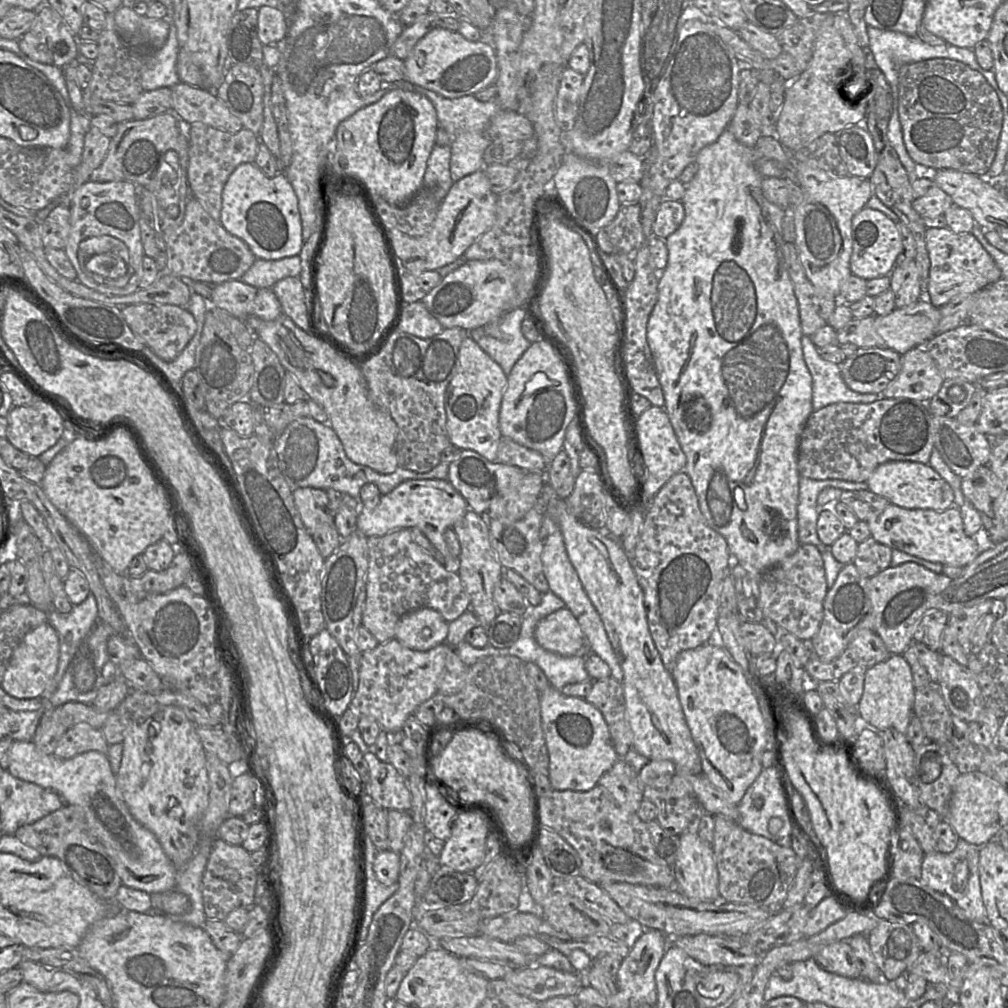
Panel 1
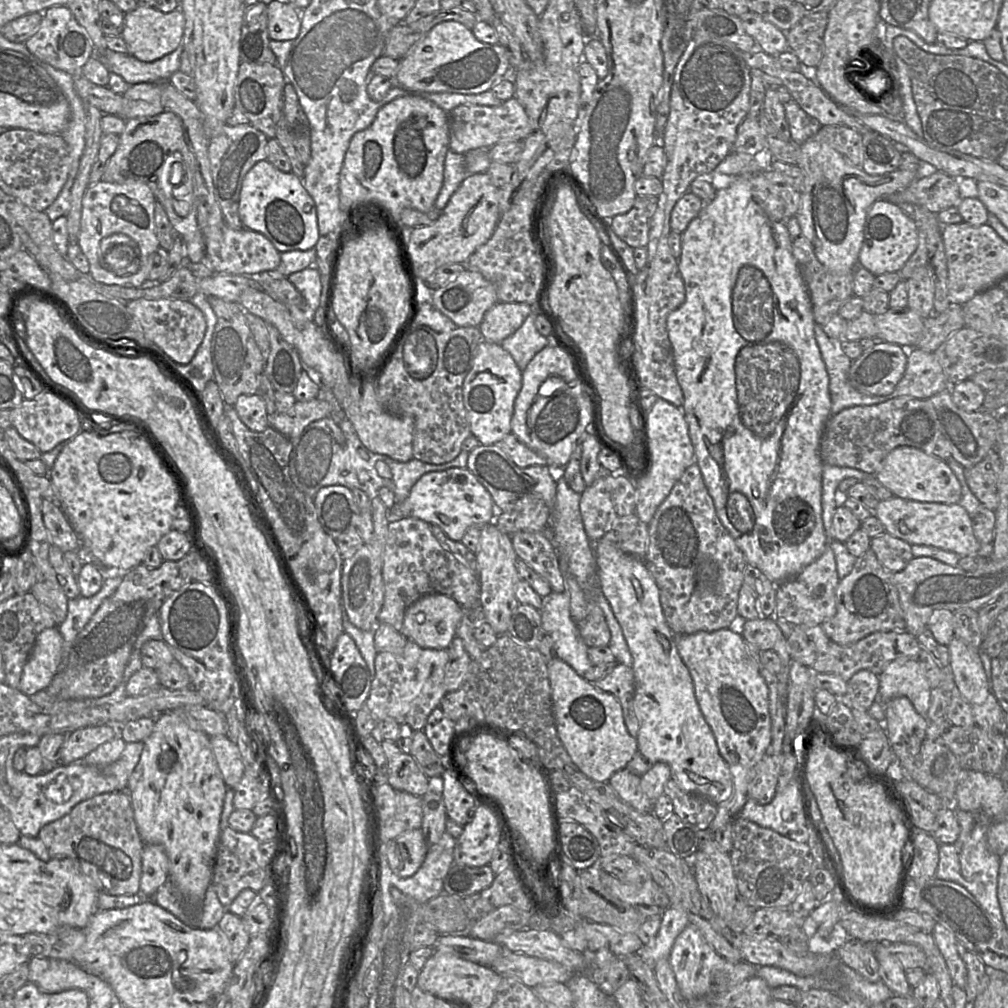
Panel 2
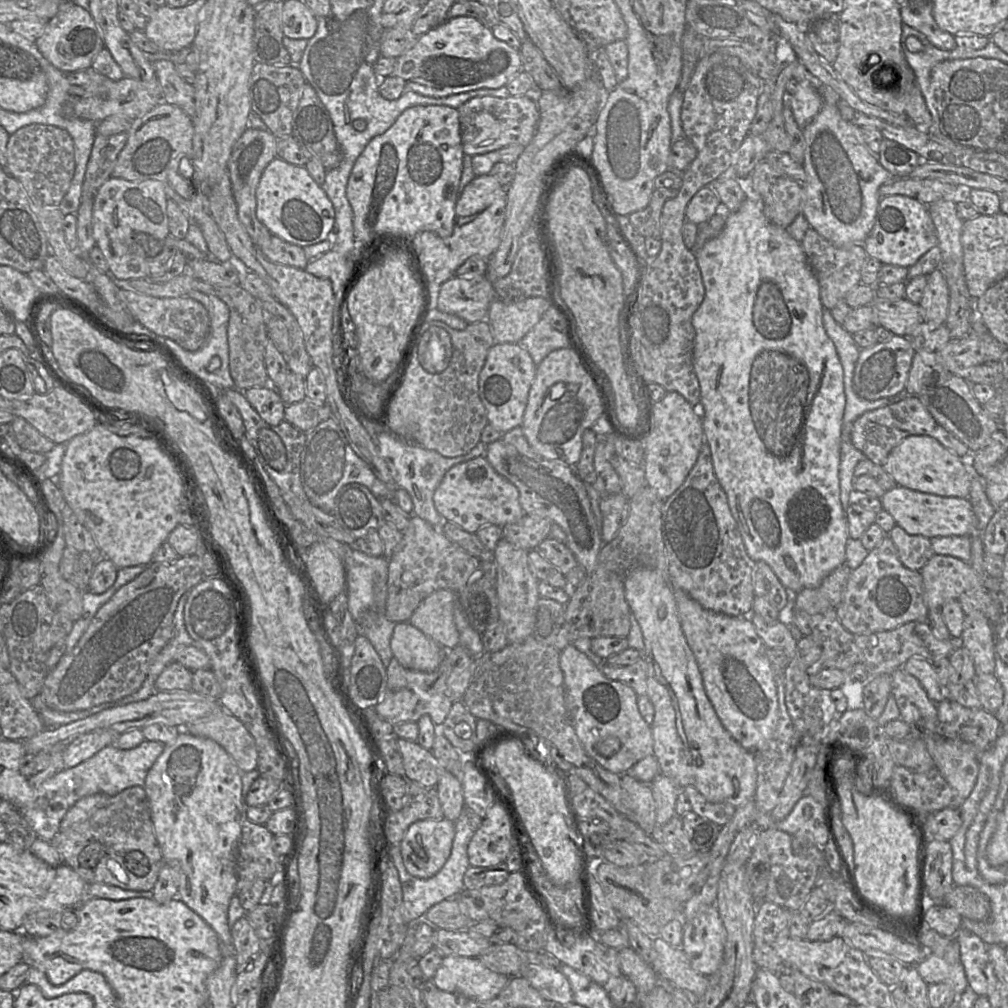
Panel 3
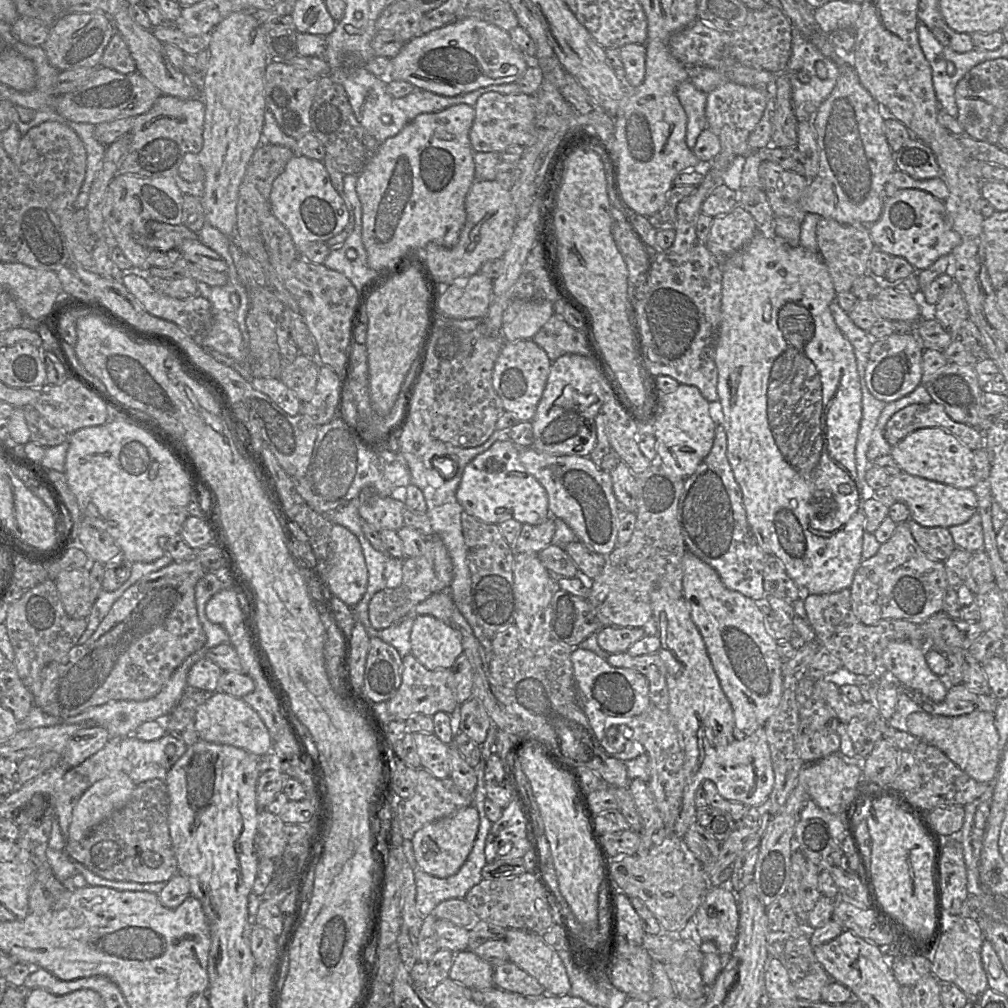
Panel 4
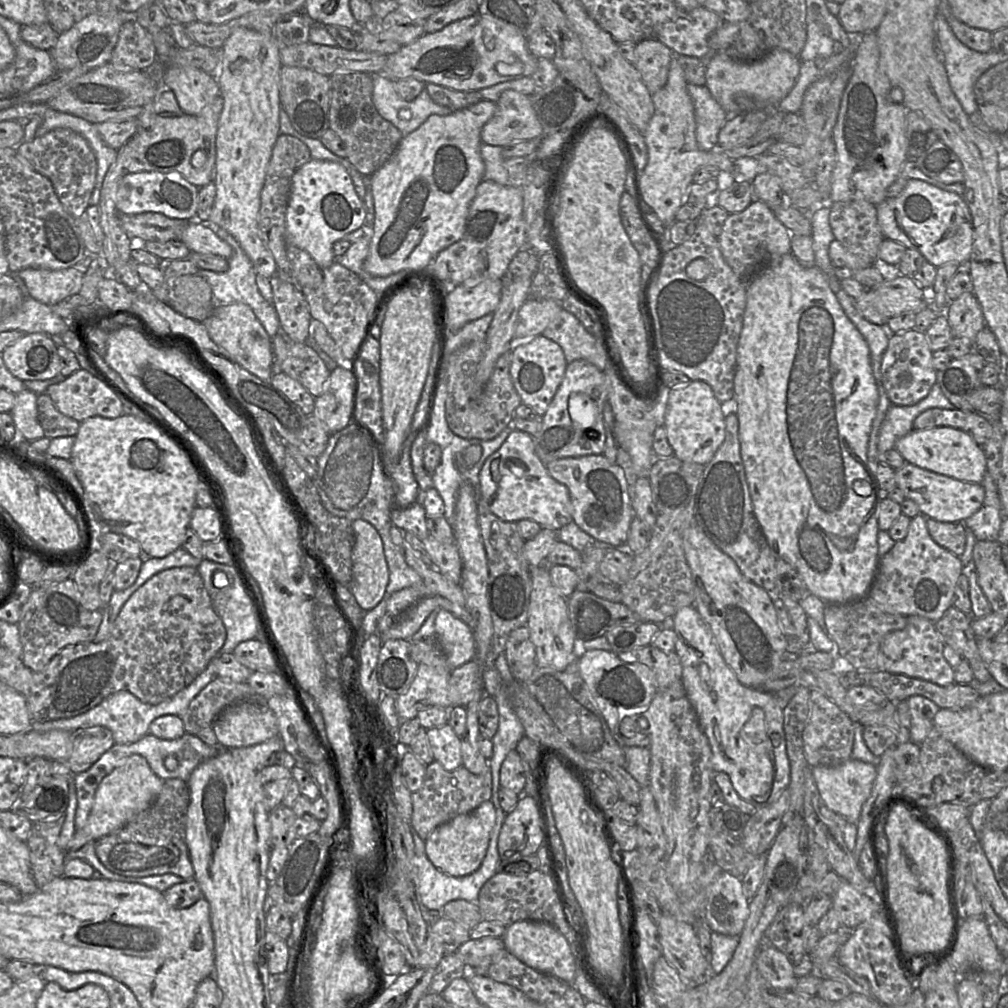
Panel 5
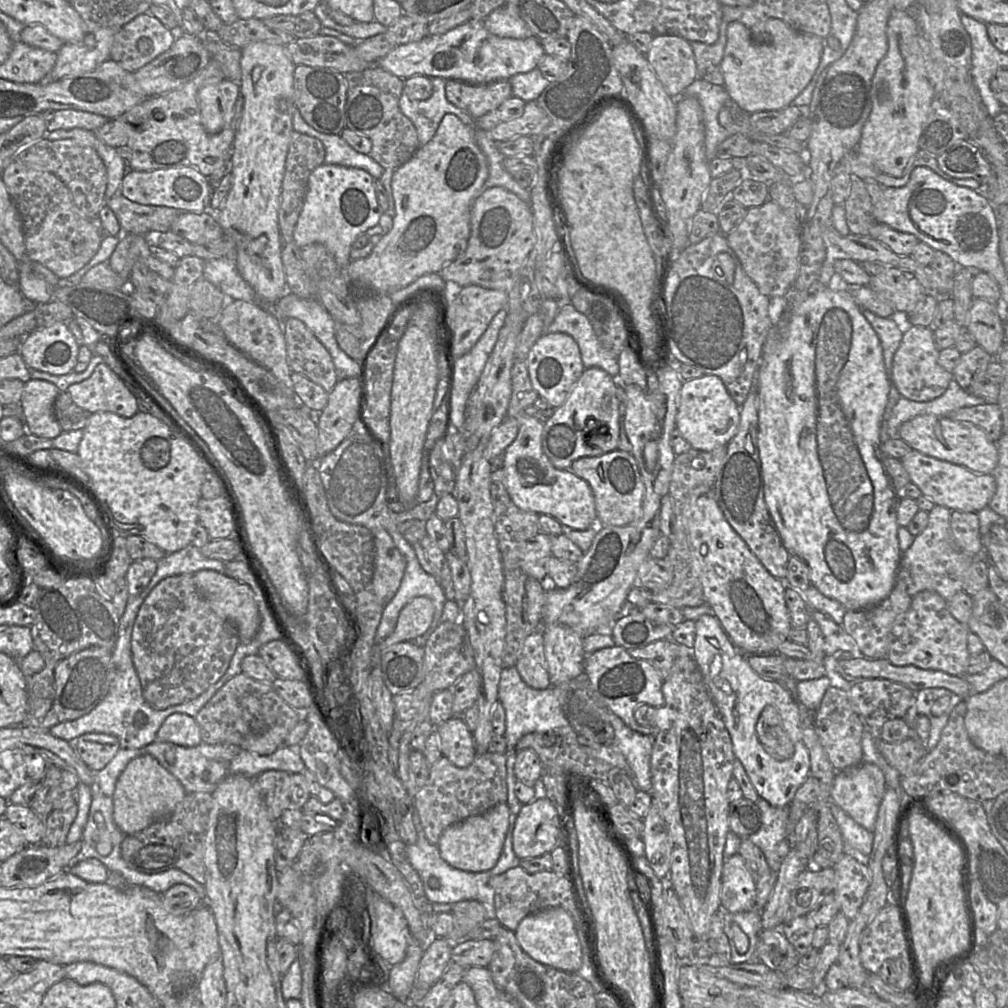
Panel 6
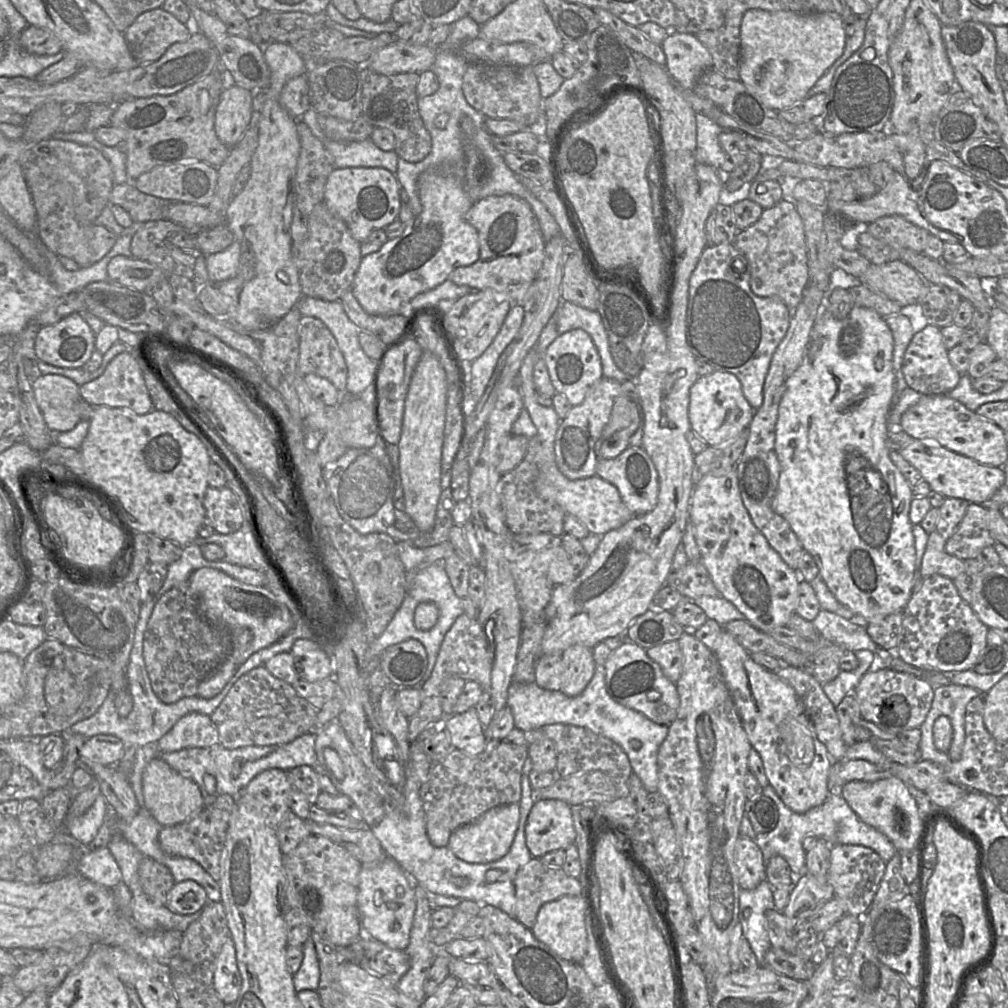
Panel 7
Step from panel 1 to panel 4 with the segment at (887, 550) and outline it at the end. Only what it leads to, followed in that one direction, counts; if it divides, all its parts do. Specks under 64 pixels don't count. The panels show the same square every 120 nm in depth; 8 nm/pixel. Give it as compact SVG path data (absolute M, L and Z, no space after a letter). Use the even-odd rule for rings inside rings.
M908 520L908 525L914 540L930 559L944 562L956 548L949 528L924 527L913 520Z

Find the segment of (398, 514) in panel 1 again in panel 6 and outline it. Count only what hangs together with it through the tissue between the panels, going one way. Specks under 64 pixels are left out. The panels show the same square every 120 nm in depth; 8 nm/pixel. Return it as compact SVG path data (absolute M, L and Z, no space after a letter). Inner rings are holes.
M523 412L515 418L519 423L518 435L503 452L502 466L504 486L513 503L521 510L551 516L567 530L598 527L594 495L589 484L570 470L555 468L544 453L544 423Z

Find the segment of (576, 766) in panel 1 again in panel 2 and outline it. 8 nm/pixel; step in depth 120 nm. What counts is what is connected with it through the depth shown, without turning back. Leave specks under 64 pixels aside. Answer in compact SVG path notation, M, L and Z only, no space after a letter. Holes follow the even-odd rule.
M556 657L548 664L548 674L557 734L563 747L572 762L587 777L597 782L608 782L614 773L625 769L638 752L637 739L629 734L625 726L620 702L614 695L586 681L570 665Z

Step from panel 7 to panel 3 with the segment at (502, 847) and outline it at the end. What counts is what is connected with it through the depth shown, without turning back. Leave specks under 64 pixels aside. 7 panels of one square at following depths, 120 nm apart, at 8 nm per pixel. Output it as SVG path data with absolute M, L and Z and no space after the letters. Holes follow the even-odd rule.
M446 818L410 825L399 844L407 872L421 879L437 874L451 854L454 836L455 822Z

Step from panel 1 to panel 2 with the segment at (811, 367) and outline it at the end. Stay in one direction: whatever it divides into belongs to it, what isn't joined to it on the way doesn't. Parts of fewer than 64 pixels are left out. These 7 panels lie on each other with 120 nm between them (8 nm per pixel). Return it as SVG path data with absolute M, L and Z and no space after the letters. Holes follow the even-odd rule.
M815 324L814 332L829 377L831 414L835 415L843 409L855 407L854 403L880 401L883 396L863 395L850 385L848 373L852 360L843 352L842 340L828 337L821 325Z

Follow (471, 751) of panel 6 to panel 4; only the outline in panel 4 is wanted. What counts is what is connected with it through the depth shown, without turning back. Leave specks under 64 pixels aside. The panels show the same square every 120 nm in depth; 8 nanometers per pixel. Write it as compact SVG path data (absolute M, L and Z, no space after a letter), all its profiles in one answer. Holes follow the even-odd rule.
M414 733L420 766L438 779L447 778L451 772L449 744L443 743L434 733Z

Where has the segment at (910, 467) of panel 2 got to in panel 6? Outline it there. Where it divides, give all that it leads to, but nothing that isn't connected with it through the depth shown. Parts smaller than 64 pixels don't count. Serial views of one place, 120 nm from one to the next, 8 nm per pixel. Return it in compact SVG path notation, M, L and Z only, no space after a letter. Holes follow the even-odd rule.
M920 415L904 422L897 433L913 450L963 466L979 474L991 474L998 463L998 448L978 426L946 416Z

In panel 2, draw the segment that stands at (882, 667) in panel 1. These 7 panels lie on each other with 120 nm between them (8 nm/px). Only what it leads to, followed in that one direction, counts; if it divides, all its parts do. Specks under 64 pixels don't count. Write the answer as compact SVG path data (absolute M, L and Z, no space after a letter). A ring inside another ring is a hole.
M898 658L887 665L878 678L879 702L886 704L893 698L905 696L917 713L926 715L932 689L917 659Z

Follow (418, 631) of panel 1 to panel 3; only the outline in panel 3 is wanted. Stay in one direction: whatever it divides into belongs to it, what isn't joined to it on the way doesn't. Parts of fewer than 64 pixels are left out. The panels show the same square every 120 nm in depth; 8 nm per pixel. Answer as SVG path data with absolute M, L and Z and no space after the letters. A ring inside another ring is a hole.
M448 589L436 590L418 605L408 622L444 650L451 650L460 642L454 620L456 600L457 593Z

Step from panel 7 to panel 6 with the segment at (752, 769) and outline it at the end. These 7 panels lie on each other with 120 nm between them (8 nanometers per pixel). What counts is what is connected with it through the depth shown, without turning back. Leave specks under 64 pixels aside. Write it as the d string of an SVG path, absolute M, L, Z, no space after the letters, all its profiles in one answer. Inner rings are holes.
M760 797L759 805L762 809L762 824L746 836L746 839L761 849L771 868L777 872L782 860L790 851L787 841L788 835L792 832L789 807L770 806L766 800ZM831 802L830 809L839 825L844 843L865 856L871 855L874 839L873 832L855 822L834 802Z

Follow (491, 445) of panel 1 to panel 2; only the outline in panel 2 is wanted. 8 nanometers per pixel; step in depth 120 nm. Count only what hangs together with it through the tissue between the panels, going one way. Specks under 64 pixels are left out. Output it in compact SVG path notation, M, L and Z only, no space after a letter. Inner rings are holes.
M483 341L476 350L472 366L463 382L463 403L467 412L467 420L470 425L471 435L476 437L481 445L494 445L511 433L511 419L514 412L514 404L522 387L522 371L515 363L509 352L500 344Z

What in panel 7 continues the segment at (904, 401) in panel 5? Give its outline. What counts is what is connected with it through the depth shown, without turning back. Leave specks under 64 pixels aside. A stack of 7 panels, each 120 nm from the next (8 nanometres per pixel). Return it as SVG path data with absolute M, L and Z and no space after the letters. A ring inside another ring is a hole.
M928 325L914 334L904 354L902 371L907 387L923 395L948 394L957 386L961 377L949 361L941 328L935 325Z

